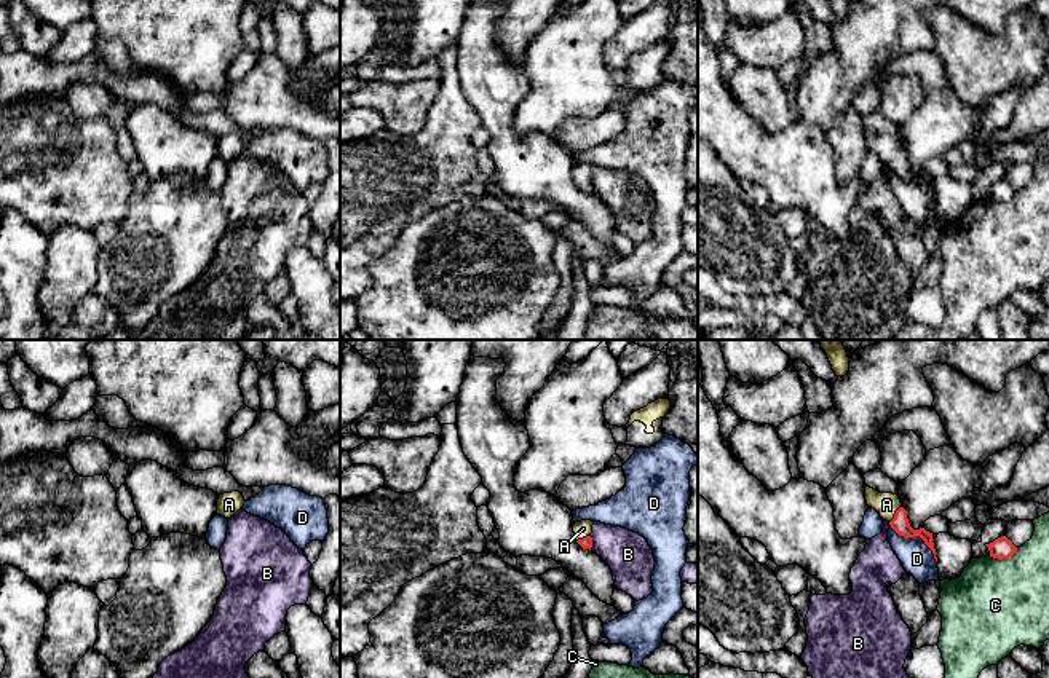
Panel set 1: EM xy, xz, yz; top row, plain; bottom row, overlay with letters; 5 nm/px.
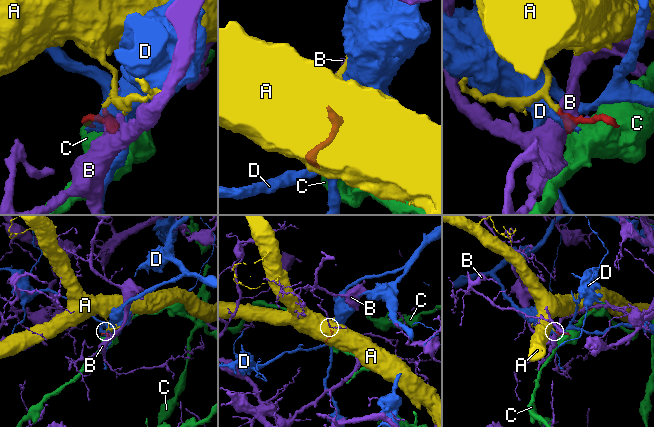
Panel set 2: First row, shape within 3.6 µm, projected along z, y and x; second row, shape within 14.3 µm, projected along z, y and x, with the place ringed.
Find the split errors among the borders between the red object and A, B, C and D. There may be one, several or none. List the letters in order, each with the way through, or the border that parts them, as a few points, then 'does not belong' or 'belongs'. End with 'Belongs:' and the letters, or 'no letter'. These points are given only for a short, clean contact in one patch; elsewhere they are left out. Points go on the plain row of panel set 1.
A: across yz (899, 166), (894, 157), (886, 147) | belongs
B: does not belong
C: does not belong
D: along yz (891, 169), (899, 177), (918, 179), (936, 204) | does not belong
Belongs: A

